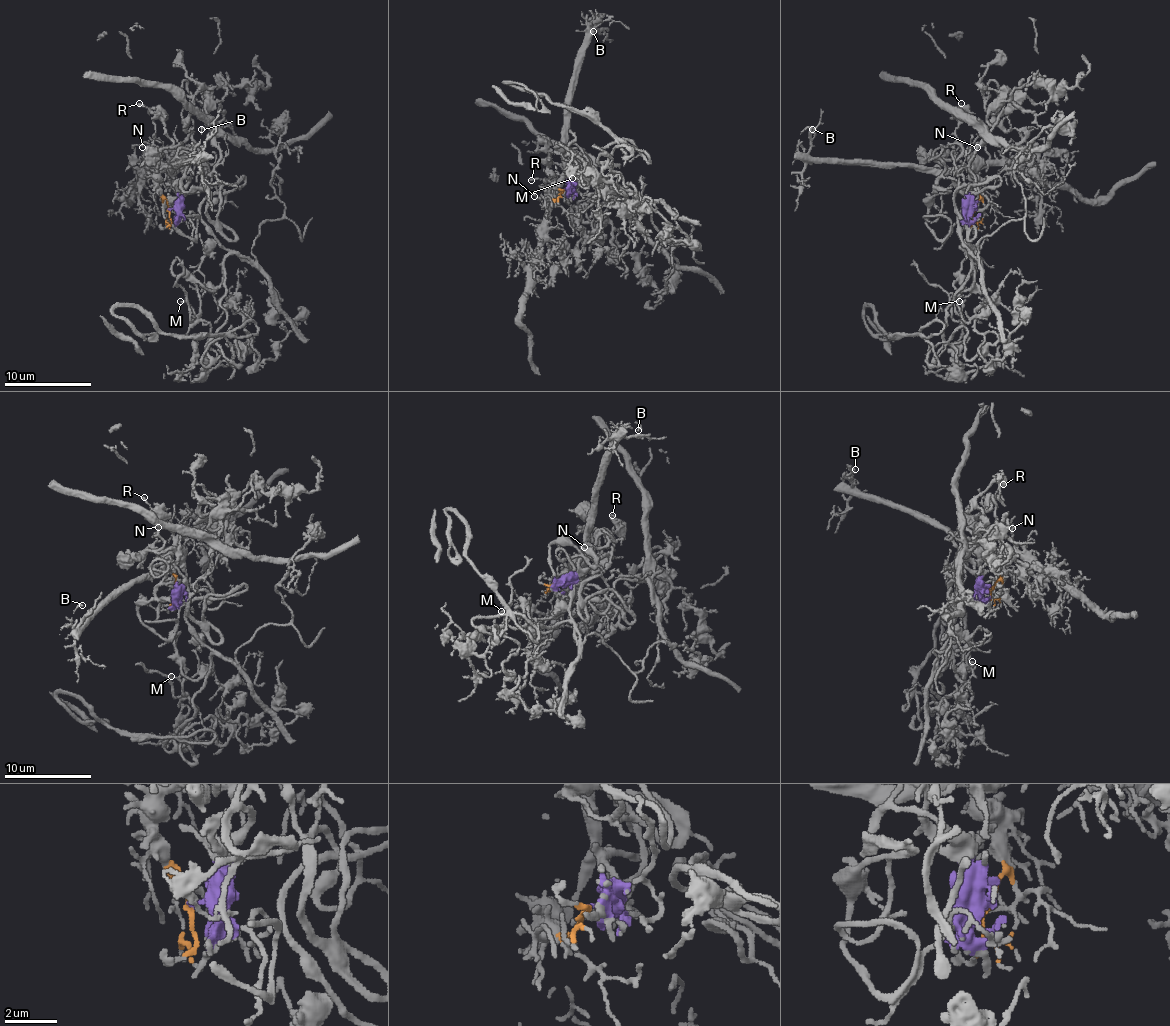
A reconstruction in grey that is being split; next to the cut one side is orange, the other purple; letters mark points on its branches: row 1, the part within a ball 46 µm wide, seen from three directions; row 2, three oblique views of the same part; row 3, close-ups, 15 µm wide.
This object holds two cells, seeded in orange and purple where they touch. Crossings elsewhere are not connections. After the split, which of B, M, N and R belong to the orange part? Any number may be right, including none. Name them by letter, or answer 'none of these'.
B, N

